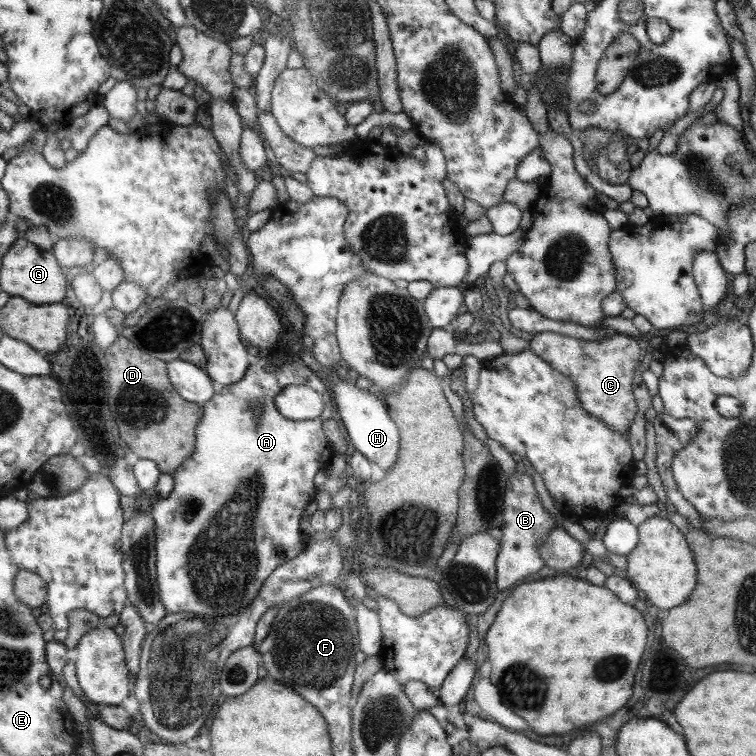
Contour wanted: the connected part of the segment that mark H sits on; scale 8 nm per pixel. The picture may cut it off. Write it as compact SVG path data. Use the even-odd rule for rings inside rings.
M332 378L331 388L338 405L339 418L350 435L350 442L370 462L375 462L385 472L397 464L401 452L401 434L393 418L388 416L384 402L373 390L361 390L358 386L340 378Z

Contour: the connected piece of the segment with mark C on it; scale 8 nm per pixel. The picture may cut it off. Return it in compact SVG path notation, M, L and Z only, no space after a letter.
M557 332L533 335L529 348L550 366L569 377L578 390L578 401L591 416L622 433L636 418L636 400L632 394L634 368L640 362L640 346L624 333L616 332L602 341L587 341Z

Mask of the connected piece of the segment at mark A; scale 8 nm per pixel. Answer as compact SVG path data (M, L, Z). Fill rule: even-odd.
M257 358L251 364L245 379L240 380L236 384L217 387L216 395L209 403L205 403L202 407L204 408L204 415L196 429L196 450L189 459L171 474L175 482L173 492L167 498L160 499L154 504L150 513L154 517L154 524L156 525L154 544L157 554L157 582L160 590L160 600L162 600L162 604L164 604L164 608L166 608L168 613L190 612L198 614L198 616L230 616L240 614L242 610L246 610L253 603L253 600L257 598L258 592L261 590L265 580L281 564L300 555L306 546L304 544L304 536L300 532L300 518L302 518L304 508L316 496L316 488L314 488L316 472L320 472L323 469L326 470L333 458L330 444L328 444L328 440L326 440L326 436L322 432L322 422L334 416L334 404L332 404L328 388L320 382L320 378L310 368L306 368L302 364L296 364L296 362L279 362L279 366L275 368L275 366L269 366L263 358ZM291 385L311 387L322 398L324 409L322 409L319 418L300 422L287 420L281 416L278 408L276 408L274 399L286 386Z

